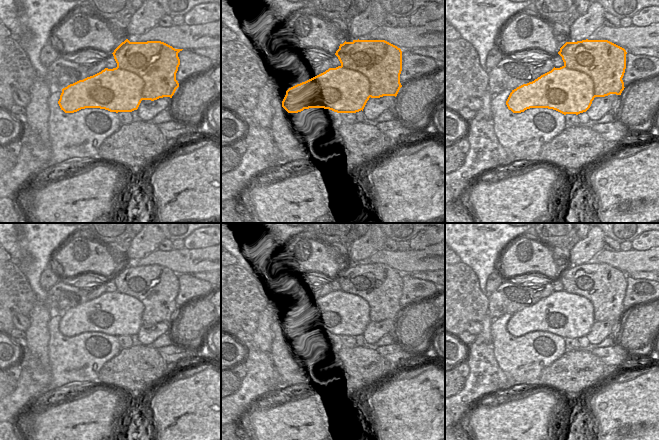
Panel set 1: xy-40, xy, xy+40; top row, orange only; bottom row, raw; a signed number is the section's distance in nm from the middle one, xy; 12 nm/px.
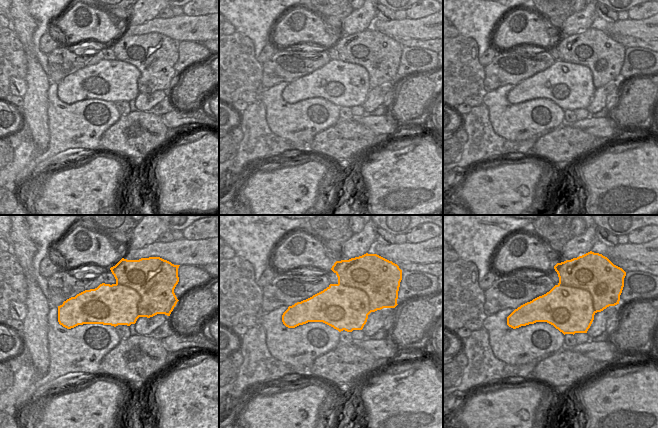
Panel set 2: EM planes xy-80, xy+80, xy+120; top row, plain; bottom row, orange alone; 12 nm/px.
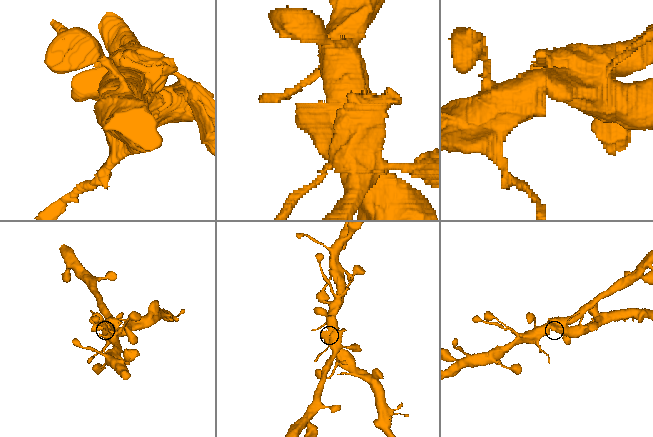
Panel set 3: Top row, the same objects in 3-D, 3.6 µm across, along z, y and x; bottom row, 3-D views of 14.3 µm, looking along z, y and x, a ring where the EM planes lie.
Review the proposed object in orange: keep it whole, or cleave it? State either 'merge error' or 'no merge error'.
merge error

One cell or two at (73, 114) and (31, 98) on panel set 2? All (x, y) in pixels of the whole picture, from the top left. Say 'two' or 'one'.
two

